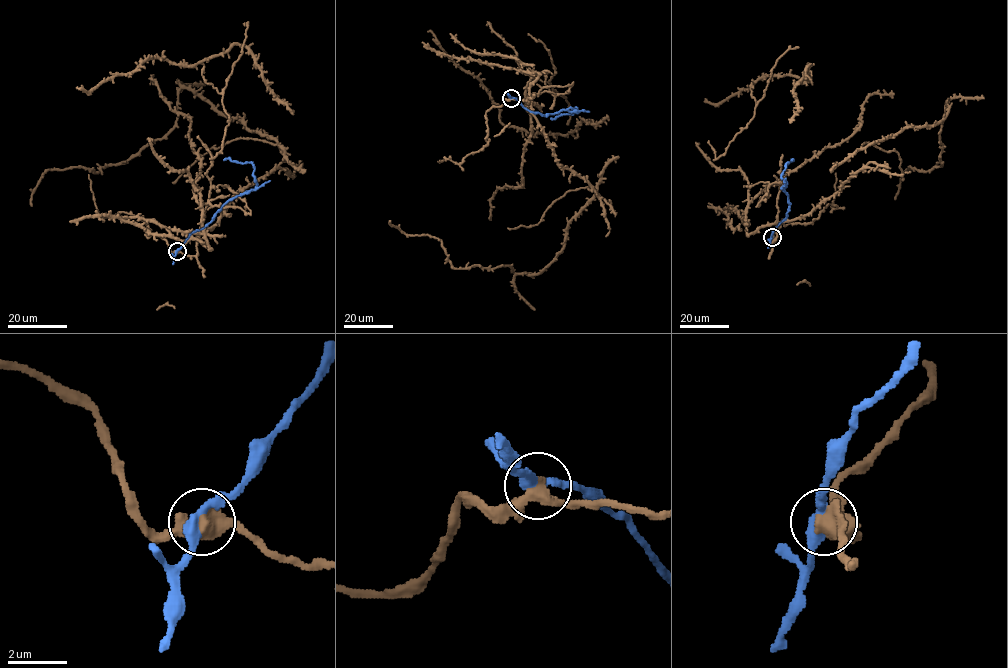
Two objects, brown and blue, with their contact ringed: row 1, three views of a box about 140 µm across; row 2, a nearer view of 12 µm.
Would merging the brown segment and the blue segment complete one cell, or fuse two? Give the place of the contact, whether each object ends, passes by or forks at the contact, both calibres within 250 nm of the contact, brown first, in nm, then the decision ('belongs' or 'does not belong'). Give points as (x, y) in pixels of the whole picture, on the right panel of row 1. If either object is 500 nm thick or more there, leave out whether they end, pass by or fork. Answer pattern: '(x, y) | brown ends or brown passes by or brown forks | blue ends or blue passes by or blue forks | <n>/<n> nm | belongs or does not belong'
(772, 237) | brown passes by | blue passes by | 480/380 nm | does not belong

